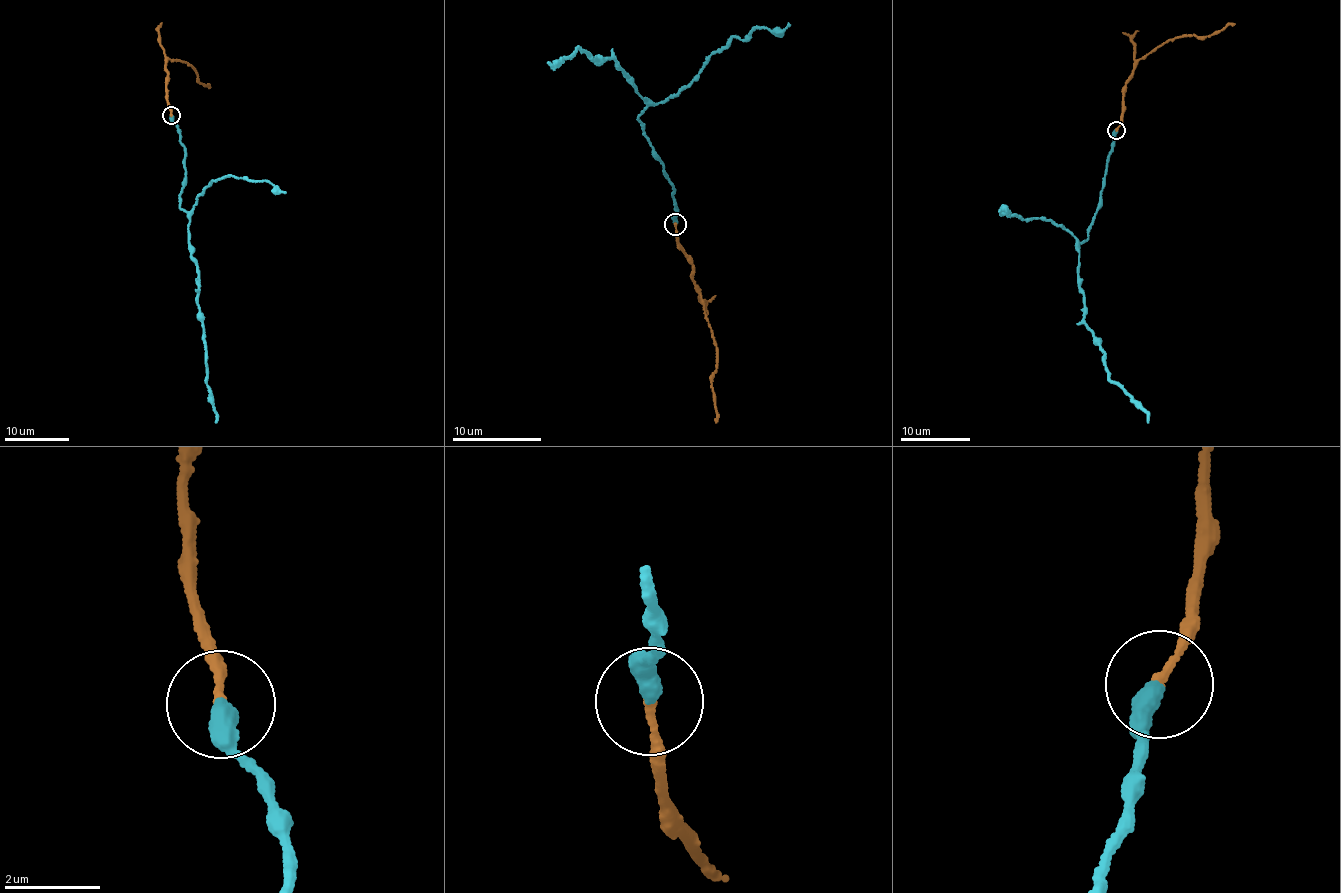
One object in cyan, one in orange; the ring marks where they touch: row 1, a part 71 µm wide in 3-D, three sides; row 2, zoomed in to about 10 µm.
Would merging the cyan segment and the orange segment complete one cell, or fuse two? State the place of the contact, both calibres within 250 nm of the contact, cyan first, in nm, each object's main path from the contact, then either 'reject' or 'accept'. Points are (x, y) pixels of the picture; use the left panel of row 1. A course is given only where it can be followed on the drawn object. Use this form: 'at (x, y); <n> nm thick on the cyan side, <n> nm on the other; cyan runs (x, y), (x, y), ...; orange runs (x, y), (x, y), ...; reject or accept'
at (171, 115); 400 nm thick on the cyan side, 160 nm on the other; cyan runs (171, 116), (184, 147), (186, 184), (181, 208), (190, 218), (188, 248), (198, 266), (206, 384), (215, 423); orange runs (171, 116), (166, 77), (166, 63), (170, 58), (189, 64), (203, 86), (207, 84), (210, 87); accept

